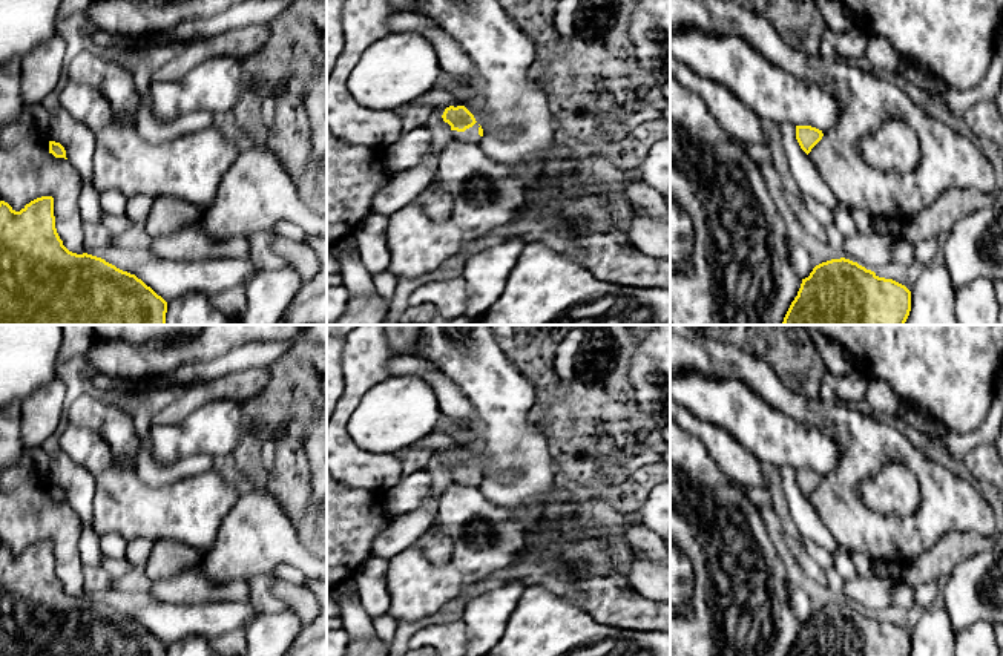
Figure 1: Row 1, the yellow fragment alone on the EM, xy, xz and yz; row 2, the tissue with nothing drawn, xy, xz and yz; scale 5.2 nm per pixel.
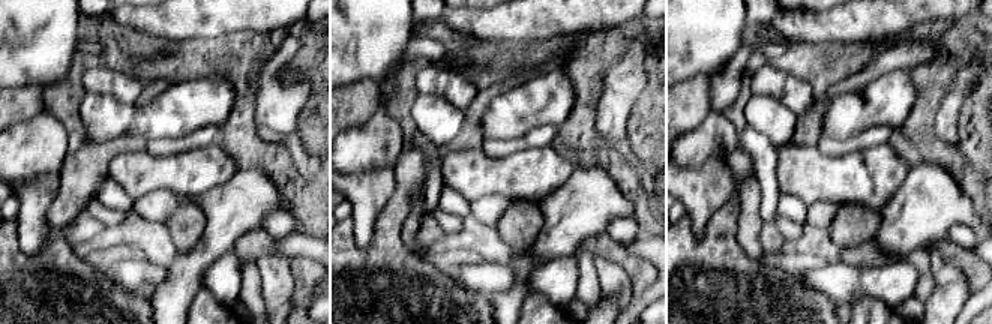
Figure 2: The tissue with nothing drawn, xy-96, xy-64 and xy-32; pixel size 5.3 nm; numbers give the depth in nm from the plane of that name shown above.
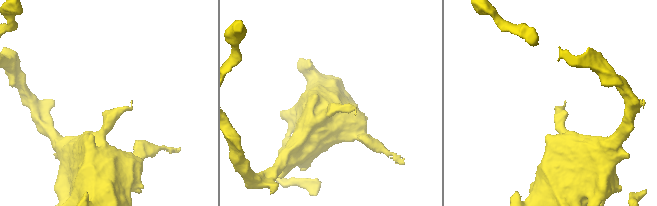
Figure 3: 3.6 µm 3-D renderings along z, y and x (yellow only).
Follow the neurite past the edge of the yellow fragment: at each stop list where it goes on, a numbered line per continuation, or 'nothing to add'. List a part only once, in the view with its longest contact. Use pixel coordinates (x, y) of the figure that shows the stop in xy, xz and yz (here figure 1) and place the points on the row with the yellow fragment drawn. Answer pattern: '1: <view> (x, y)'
1: xz (470, 135)

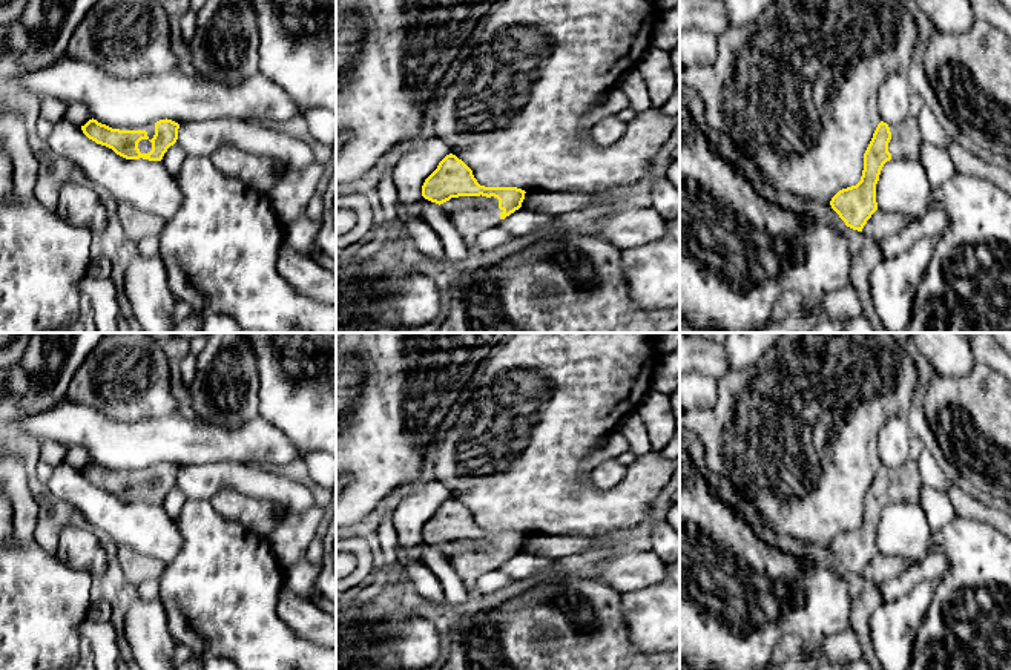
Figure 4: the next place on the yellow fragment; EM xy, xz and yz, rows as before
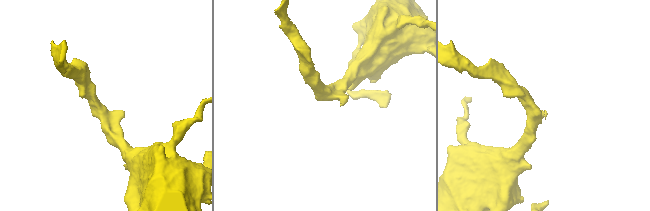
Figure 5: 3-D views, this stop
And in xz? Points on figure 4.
1: xz (470, 220)

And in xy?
1: xy (144, 146)

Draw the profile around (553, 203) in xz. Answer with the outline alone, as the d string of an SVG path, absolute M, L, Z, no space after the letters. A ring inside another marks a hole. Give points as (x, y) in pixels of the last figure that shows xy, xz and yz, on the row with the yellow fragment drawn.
M528 192L523 199L523 209L558 216L574 212L595 212L612 201L609 192L580 193L580 192Z

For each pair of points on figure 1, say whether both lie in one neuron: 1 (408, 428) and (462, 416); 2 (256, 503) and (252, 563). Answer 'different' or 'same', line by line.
1: different
2: same

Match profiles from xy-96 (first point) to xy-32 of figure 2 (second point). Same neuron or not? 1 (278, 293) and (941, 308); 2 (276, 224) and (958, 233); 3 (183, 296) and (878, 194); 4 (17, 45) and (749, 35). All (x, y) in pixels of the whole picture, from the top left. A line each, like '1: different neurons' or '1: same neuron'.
1: different neurons
2: same neuron
3: different neurons
4: different neurons

